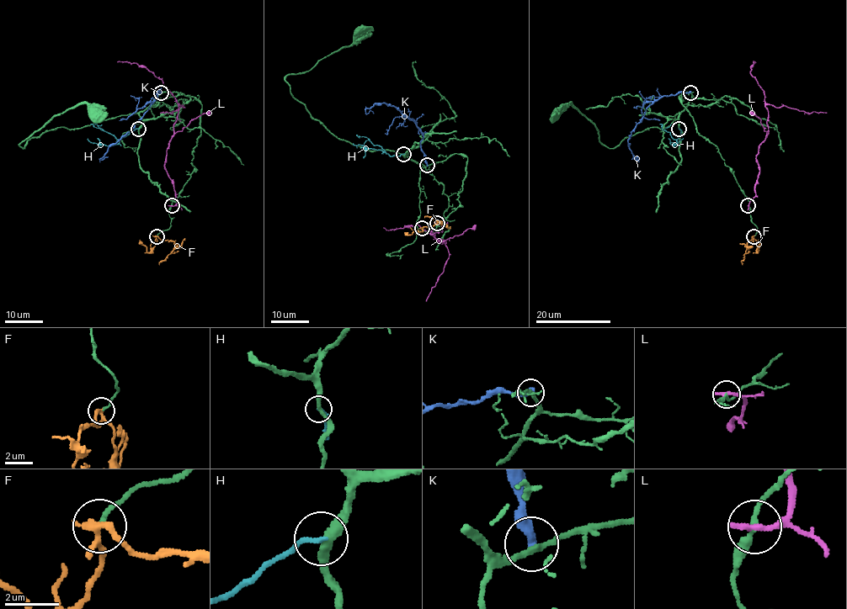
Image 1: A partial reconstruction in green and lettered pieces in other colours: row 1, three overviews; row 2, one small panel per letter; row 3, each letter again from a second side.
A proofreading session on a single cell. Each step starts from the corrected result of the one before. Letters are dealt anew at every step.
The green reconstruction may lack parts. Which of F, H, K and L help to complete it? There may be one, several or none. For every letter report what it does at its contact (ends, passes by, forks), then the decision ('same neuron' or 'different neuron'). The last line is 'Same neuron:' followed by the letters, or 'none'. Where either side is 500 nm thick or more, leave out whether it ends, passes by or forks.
F: it forks there; different neuron
H: it ends there; different neuron
K: it ends there; different neuron
L: it ends there; different neuron
Same neuron: none

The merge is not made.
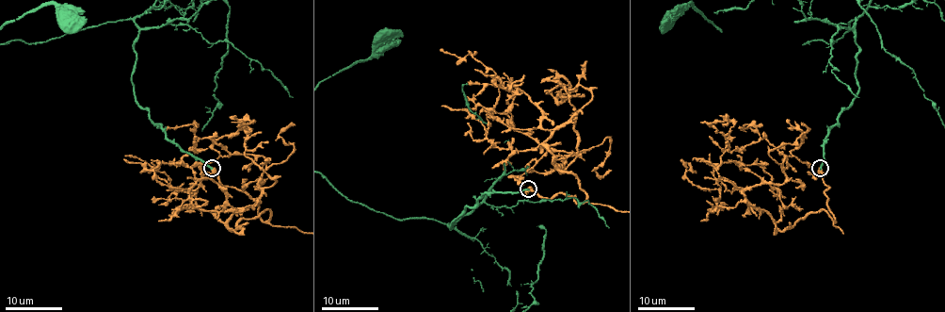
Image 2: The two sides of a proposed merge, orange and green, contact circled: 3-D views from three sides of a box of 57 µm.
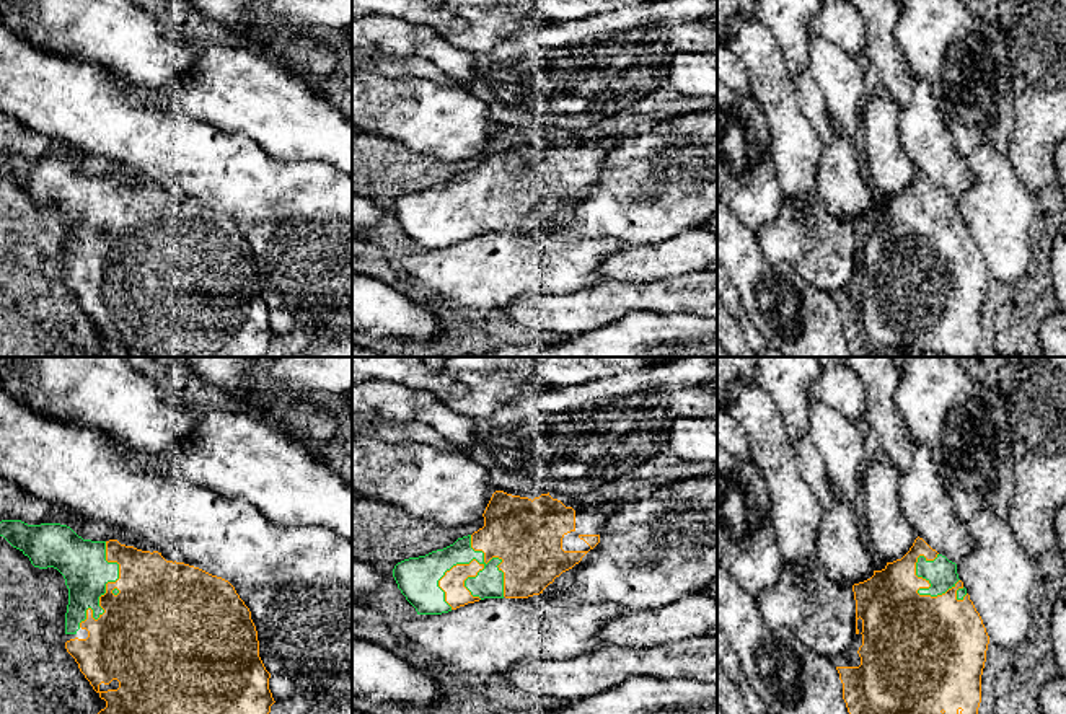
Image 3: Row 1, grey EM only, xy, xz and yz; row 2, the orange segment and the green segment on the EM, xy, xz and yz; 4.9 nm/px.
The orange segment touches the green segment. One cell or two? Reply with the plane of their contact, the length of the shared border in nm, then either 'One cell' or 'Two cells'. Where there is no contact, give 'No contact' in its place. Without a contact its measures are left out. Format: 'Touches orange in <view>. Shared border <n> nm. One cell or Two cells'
Touches orange in xz. Shared border 380 nm. One cell

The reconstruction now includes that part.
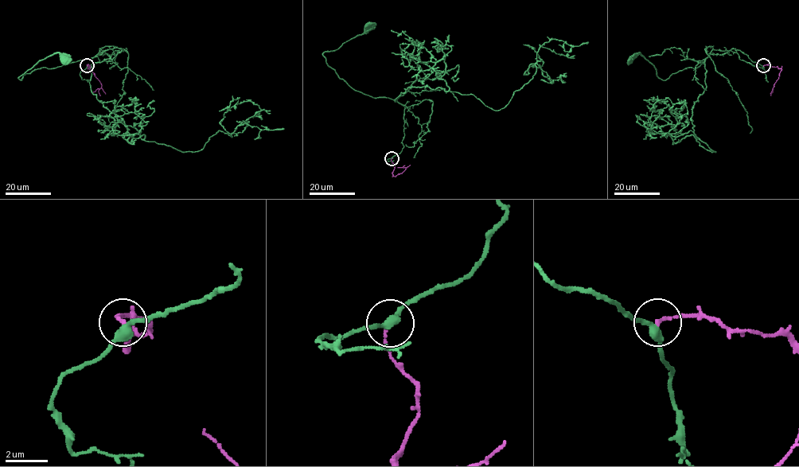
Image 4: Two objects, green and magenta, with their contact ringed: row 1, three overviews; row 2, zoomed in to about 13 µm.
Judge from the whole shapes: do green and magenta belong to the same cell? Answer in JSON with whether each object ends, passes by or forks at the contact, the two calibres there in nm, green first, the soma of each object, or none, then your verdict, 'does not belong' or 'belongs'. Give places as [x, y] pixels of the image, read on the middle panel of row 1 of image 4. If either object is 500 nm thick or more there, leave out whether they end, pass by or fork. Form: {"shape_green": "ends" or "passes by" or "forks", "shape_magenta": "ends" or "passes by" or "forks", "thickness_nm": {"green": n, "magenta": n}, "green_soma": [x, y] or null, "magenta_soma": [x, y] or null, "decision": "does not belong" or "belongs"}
{"shape_green": "passes by", "shape_magenta": "ends", "thickness_nm": {"green": 340, "magenta": 160}, "green_soma": [368, 25], "magenta_soma": null, "decision": "belongs"}

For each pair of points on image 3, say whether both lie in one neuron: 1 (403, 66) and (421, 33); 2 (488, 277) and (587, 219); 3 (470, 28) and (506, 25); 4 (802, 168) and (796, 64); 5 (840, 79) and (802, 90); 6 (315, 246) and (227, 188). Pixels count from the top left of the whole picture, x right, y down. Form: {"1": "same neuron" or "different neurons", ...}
{"1": "different neurons", "2": "different neurons", "3": "same neuron", "4": "different neurons", "5": "different neurons", "6": "same neuron"}

